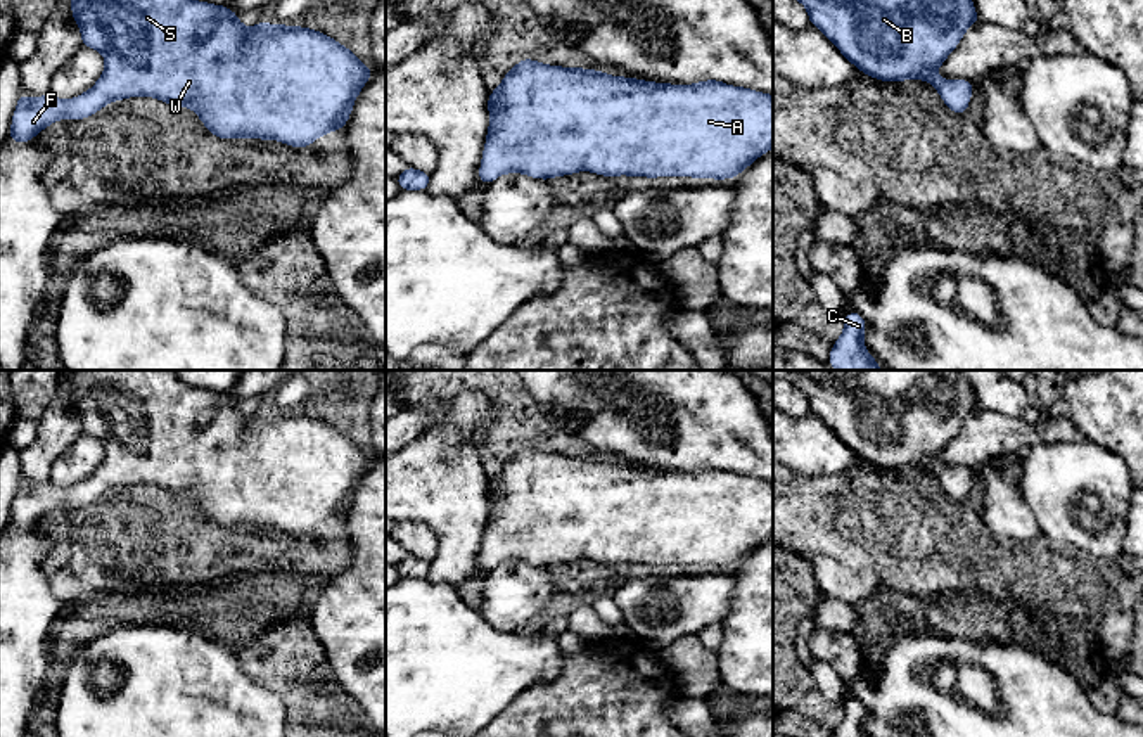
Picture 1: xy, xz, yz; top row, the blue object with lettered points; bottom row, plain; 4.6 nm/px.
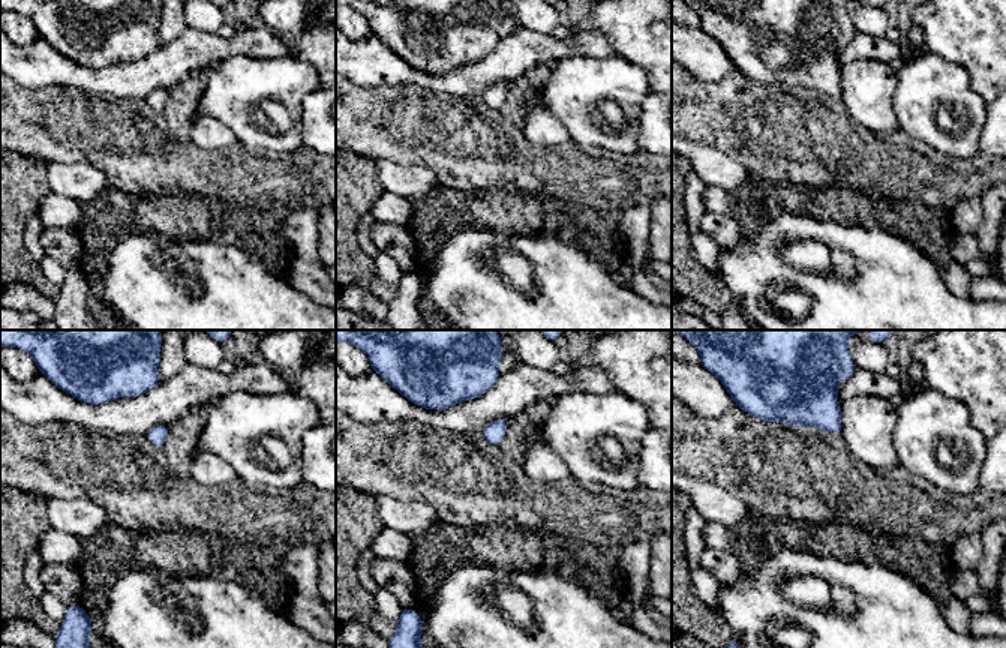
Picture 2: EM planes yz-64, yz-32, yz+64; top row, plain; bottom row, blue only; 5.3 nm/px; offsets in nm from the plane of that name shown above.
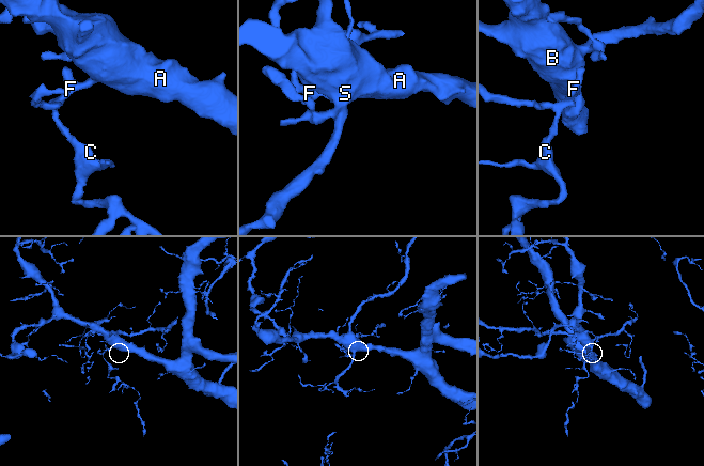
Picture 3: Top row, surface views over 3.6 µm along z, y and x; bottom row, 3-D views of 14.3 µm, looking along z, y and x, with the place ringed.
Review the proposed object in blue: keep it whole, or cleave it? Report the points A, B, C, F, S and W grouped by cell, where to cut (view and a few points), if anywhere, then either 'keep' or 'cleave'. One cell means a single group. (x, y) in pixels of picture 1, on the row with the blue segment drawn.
A B S W / C F; cut in yz along (972, 85), (969, 90), (950, 87), (939, 94); cleave

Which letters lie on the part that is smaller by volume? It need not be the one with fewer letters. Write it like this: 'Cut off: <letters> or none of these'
Cut off: C, F

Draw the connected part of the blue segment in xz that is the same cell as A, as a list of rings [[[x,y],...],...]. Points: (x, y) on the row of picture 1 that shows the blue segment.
[[[520,59],[488,95],[488,112],[482,183],[508,173],[552,180],[579,171],[728,180],[773,149],[773,95],[719,80],[673,85]]]

